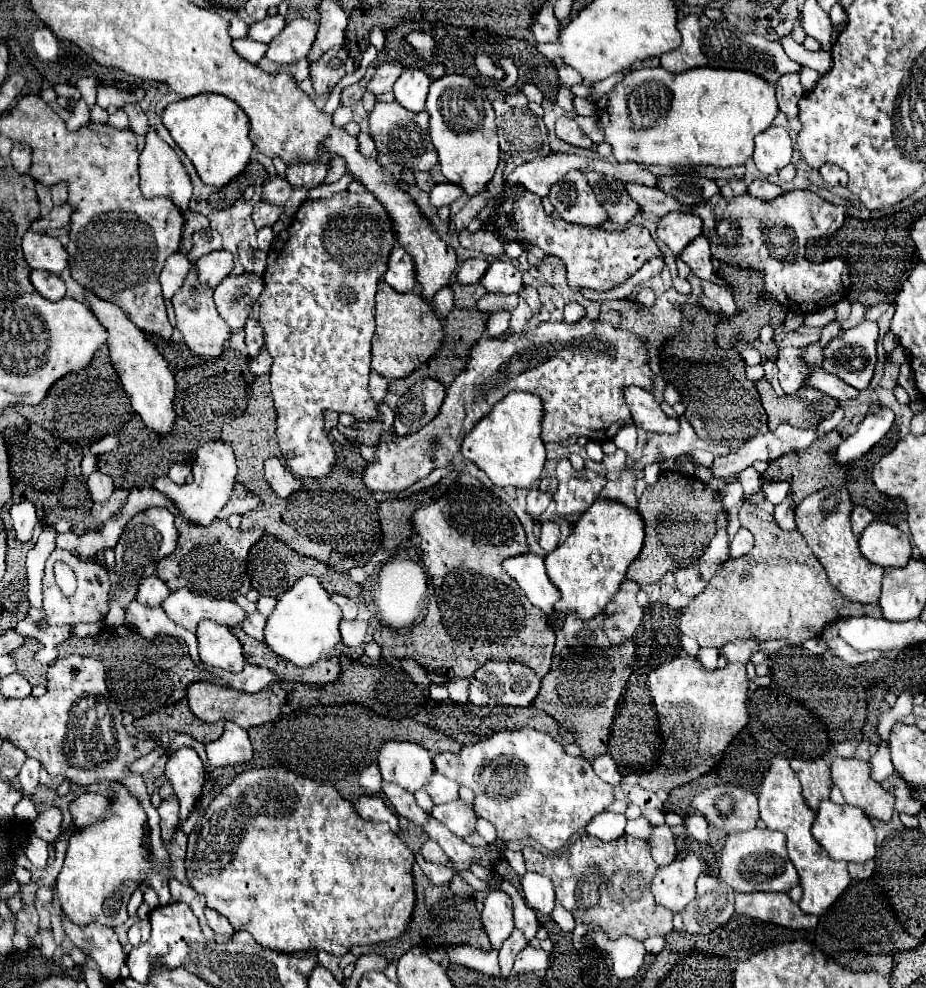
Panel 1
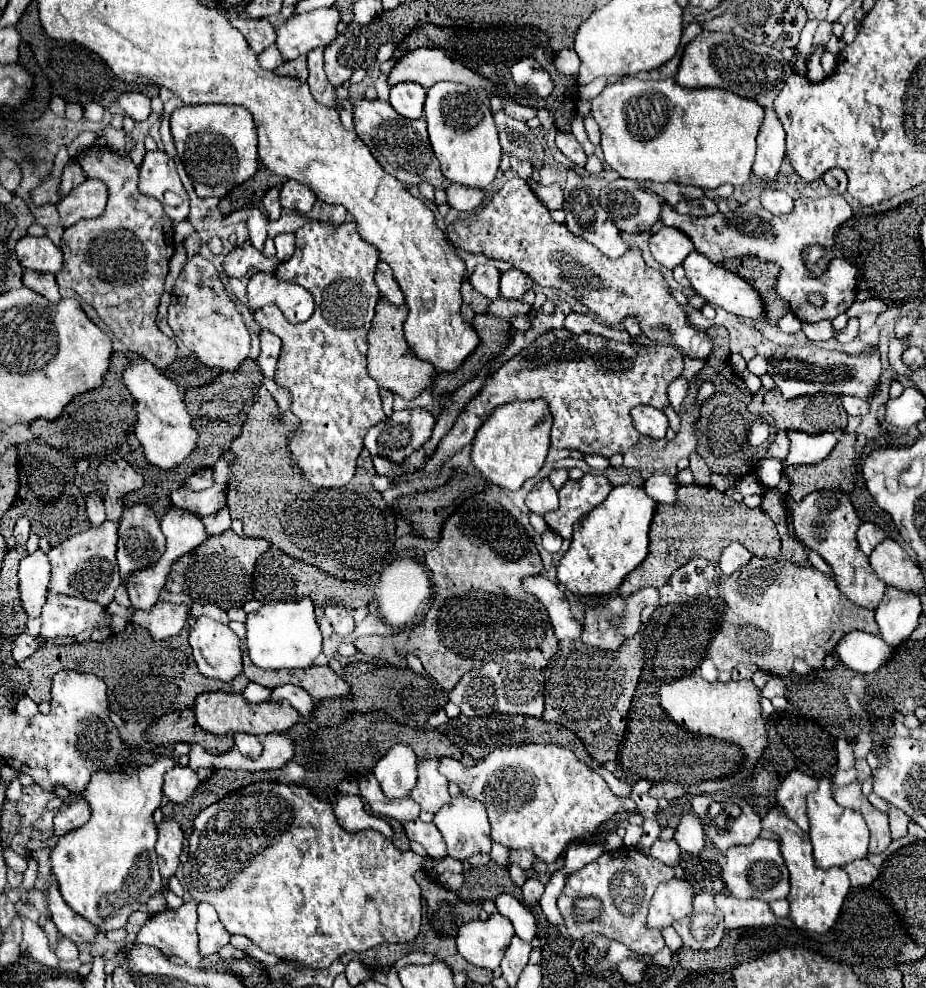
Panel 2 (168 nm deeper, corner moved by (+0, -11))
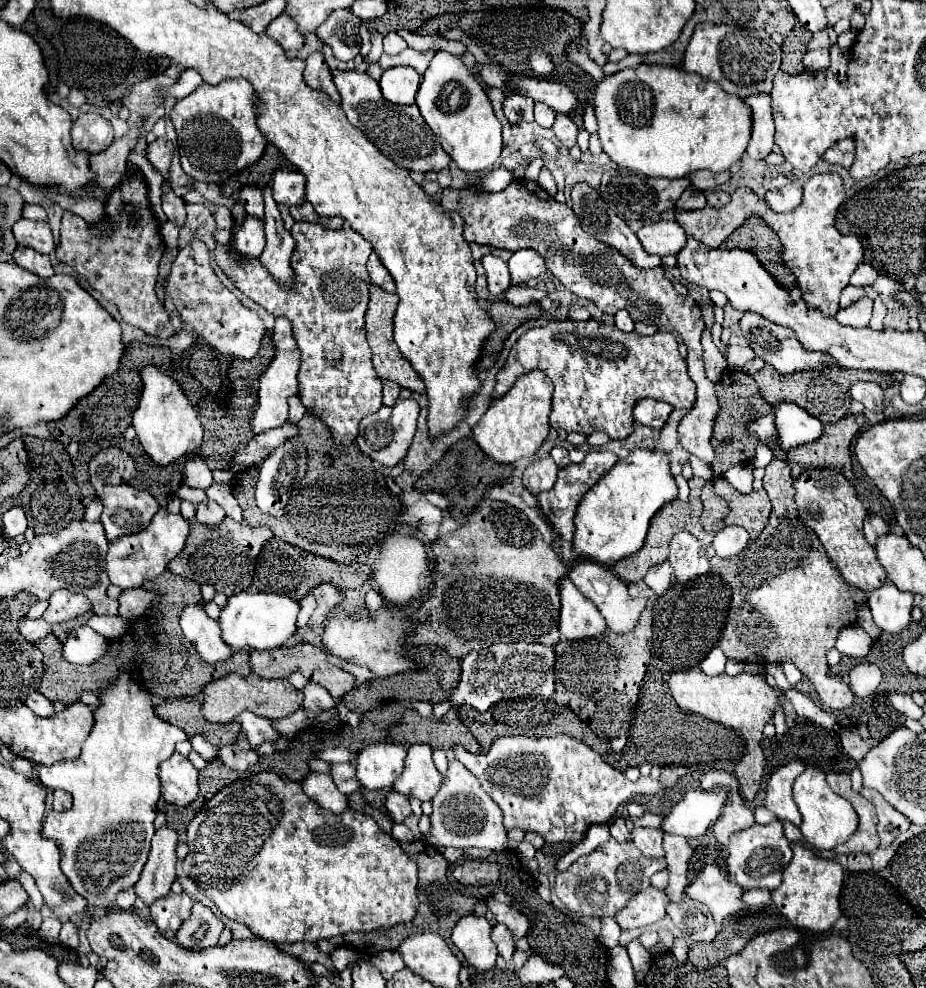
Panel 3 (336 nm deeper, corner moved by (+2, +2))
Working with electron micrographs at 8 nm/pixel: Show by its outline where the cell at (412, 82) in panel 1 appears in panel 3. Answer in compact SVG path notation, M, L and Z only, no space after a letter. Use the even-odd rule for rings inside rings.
M390 67L380 77L380 89L384 99L396 105L412 105L420 75L412 67Z

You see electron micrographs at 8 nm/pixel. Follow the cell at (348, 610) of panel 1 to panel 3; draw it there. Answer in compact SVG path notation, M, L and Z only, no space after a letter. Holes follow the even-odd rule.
M318 585L312 589L314 597L316 597L316 609L310 618L309 623L313 626L322 624L328 615L328 611L336 605L340 605L340 595L336 593L336 587L332 585Z

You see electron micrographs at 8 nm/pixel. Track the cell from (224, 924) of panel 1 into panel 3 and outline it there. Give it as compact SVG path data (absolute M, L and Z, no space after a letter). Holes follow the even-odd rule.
M194 903L192 915L180 925L174 941L184 949L200 951L218 945L222 931L224 923L208 907L204 907L202 903Z

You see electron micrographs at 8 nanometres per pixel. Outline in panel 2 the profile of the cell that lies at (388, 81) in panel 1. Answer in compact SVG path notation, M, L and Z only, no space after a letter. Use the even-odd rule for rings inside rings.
M416 48L416 50L412 50L412 52L404 54L404 56L396 62L396 66L390 70L390 74L388 74L388 84L390 84L390 86L400 84L400 82L416 82L416 84L420 84L420 86L424 86L424 88L430 88L430 86L434 86L436 82L442 82L442 80L460 82L460 84L466 84L468 88L474 88L474 90L498 92L498 94L508 96L508 90L506 90L504 86L496 88L490 80L480 78L478 74L470 72L468 68L464 68L460 62L450 60L450 58L440 50L440 48Z

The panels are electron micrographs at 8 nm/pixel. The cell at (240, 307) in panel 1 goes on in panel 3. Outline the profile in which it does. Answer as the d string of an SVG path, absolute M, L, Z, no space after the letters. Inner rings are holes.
M264 187L264 201L266 201L266 249L260 255L262 265L280 281L286 283L292 277L290 269L290 255L294 251L294 237L290 235L290 231L284 229L280 211L276 201L270 195L270 187Z

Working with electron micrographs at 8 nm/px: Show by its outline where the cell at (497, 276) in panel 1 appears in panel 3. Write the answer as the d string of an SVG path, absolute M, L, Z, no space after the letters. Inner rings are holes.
M532 249L516 251L508 261L508 269L510 269L510 275L512 275L512 285L526 283L528 279L540 277L542 273L546 273L544 259Z

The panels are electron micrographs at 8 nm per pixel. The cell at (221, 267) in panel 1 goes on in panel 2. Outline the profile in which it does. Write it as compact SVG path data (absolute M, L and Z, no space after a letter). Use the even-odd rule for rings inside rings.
M252 244L236 246L222 262L224 274L228 278L242 278L248 272L248 268L256 268L257 271L272 273L275 272L278 265L279 261L275 256L266 258L262 252L252 248Z

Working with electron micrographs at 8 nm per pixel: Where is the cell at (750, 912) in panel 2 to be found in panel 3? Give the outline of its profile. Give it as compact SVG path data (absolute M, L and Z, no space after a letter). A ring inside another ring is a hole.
M708 865L698 879L684 889L684 895L704 903L716 923L722 923L732 913L746 909L746 905L740 901L742 887L728 881L728 877L724 877L716 865Z

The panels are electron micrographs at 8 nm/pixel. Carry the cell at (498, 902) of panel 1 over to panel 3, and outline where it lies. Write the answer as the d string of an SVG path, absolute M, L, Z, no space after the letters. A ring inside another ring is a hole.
M466 915L452 931L454 945L476 971L490 971L496 965L496 945L490 939L492 925L484 917Z

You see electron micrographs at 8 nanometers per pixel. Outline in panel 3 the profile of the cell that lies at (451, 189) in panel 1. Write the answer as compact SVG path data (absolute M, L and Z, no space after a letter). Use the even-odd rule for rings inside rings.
M496 167L494 171L488 173L488 177L484 177L482 181L478 181L480 191L502 191L504 187L508 187L514 179L518 179L514 169L506 169L506 167Z

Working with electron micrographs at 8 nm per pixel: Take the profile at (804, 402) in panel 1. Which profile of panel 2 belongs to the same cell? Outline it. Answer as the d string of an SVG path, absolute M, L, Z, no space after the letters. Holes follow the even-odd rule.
M778 388L774 390L758 390L752 396L752 402L748 404L748 410L754 416L770 416L774 420L774 426L778 430L796 430L806 434L822 434L822 432L834 432L846 428L848 414L842 408L842 402L836 394L816 394L816 396L800 396L794 400L784 400Z

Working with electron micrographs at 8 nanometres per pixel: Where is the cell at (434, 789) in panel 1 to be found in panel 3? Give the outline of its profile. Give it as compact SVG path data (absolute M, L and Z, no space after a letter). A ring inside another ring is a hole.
M410 745L404 771L396 779L394 789L402 795L416 797L420 801L432 801L442 785L442 775L432 763L432 747L428 745Z

